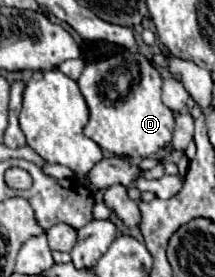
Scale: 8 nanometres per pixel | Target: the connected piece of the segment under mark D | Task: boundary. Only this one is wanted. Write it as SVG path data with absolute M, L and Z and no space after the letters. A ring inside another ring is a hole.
M126 49L114 57L88 63L78 79L78 87L90 109L90 121L84 127L84 133L92 141L96 141L104 151L110 151L118 157L144 159L164 147L170 147L170 139L174 137L174 113L162 103L162 77L158 69L138 51Z

